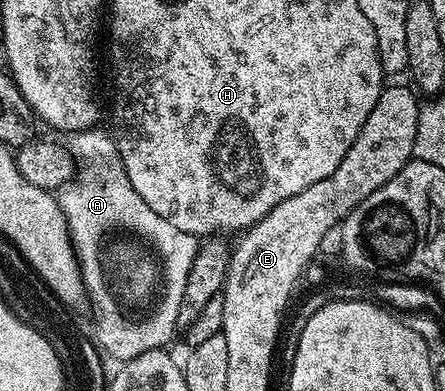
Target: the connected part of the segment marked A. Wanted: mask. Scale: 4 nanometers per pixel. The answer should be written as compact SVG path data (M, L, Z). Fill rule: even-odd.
M99 126L86 128L84 132L70 137L69 151L78 165L77 178L58 189L57 199L71 231L75 254L79 257L86 299L91 299L91 308L95 311L93 340L107 356L116 356L116 361L122 362L137 358L137 354L145 354L145 350L167 348L175 332L180 331L177 314L181 310L181 298L185 298L185 282L189 282L189 270L193 270L193 258L199 253L201 240L198 236L177 230L177 226L161 218L161 214L157 214L146 204L145 198L133 190L110 131L103 129L102 132L101 129ZM114 228L136 232L141 239L148 240L163 263L163 297L156 302L151 316L144 320L126 320L119 313L118 302L111 300L111 292L107 289L107 276L99 261L99 243L103 235Z

